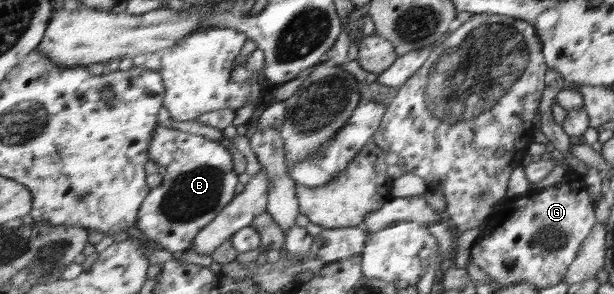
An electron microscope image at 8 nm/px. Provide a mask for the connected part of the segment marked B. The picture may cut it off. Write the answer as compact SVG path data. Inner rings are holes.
M161 125L155 129L153 143L150 145L150 159L159 165L161 184L150 189L150 194L142 202L139 221L136 225L147 238L171 253L186 252L193 247L193 239L206 225L213 223L222 213L222 209L235 197L237 173L234 171L233 155L219 141L205 139L203 135L183 133L175 129L167 129Z

